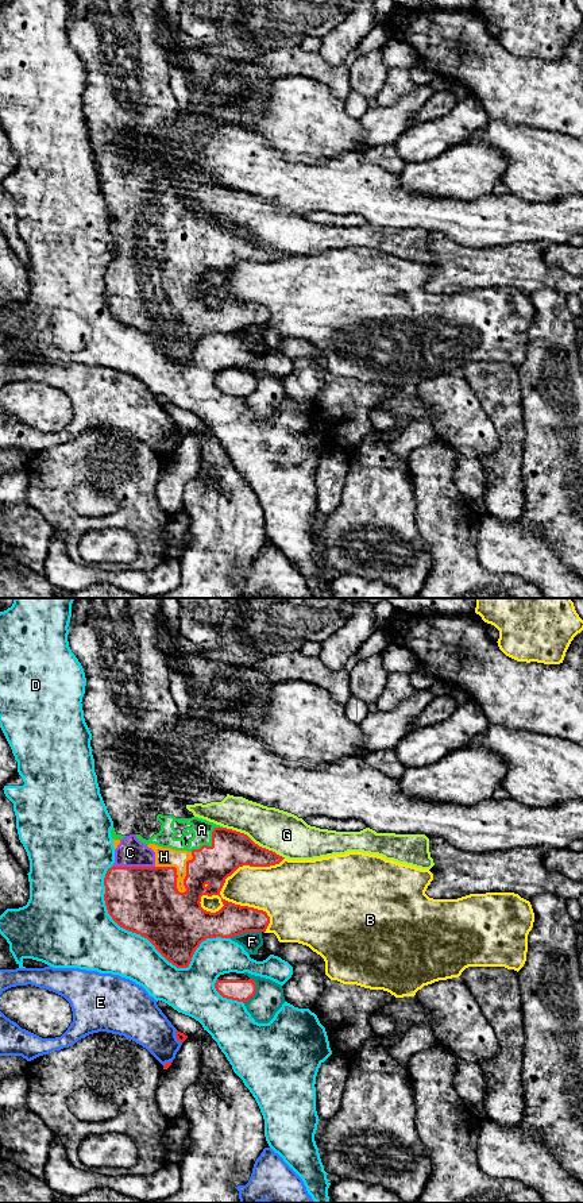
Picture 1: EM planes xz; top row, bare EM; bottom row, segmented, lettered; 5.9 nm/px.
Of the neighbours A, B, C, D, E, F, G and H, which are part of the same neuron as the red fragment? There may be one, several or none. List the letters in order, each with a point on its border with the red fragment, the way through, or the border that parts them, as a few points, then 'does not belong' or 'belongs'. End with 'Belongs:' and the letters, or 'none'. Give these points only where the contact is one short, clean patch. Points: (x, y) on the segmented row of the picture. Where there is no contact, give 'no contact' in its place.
A: xz (212, 843) | belongs
B: xz (234, 871) | does not belong
C: xz (134, 867) | belongs
D: xz (151, 943) | does not belong
E: xz (176, 1036) | does not belong
F: xz (244, 932) | does not belong
G: xz (253, 841) | does not belong
H: xz (186, 874) | belongs
Belongs: A, C, H

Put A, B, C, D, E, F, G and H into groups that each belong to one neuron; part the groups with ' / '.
A C H / B / D / E / F / G

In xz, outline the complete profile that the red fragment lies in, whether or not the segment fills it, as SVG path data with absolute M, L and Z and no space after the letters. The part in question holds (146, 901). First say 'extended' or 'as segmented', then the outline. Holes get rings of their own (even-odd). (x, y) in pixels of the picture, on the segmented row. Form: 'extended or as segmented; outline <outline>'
extended; outline M74 598L73 604L72 604L72 617L70 617L70 622L69 622L69 635L67 635L67 641L69 641L69 647L72 649L72 652L76 655L76 658L78 659L78 662L81 663L84 672L85 672L85 678L86 678L86 686L85 686L85 694L82 697L82 710L84 710L84 718L85 722L92 733L92 740L90 740L90 747L92 747L92 755L94 759L94 772L97 775L97 783L100 787L100 794L103 797L103 801L107 806L107 810L113 821L113 828L111 829L111 837L113 838L113 847L115 847L115 863L111 868L108 868L105 878L104 878L104 886L105 886L105 894L104 894L104 901L105 901L105 906L108 910L108 914L112 917L112 919L123 929L140 934L142 937L147 938L154 946L155 949L173 965L175 965L177 968L188 968L192 957L196 952L196 949L200 946L200 944L202 941L205 941L206 938L216 938L216 937L221 937L221 938L231 938L239 934L243 934L246 932L266 932L269 924L270 924L270 917L267 915L266 911L263 910L258 910L254 907L248 907L248 906L240 906L240 905L235 905L232 902L228 902L225 899L221 898L220 891L225 883L225 879L228 876L231 876L239 867L243 865L250 865L250 867L270 867L270 865L275 865L279 864L285 857L277 855L273 851L269 851L266 848L259 847L258 844L255 844L247 834L232 830L232 829L227 829L223 828L220 825L216 825L213 822L209 822L206 820L194 817L192 811L189 811L186 809L186 788L189 787L190 782L186 780L185 778L178 775L178 767L174 761L174 759L170 759L167 755L167 747L175 740L179 739L182 736L175 733L175 726L177 726L177 721L178 721L178 707L171 697L171 691L170 691L170 680L169 680L169 666L166 663L166 659L163 656L163 652L161 651L159 645L158 645L158 616L157 616L157 610L161 608L161 598ZM202 895L219 895L221 898L223 902L223 907L216 911L216 913L211 913L206 911L201 907L201 897Z

